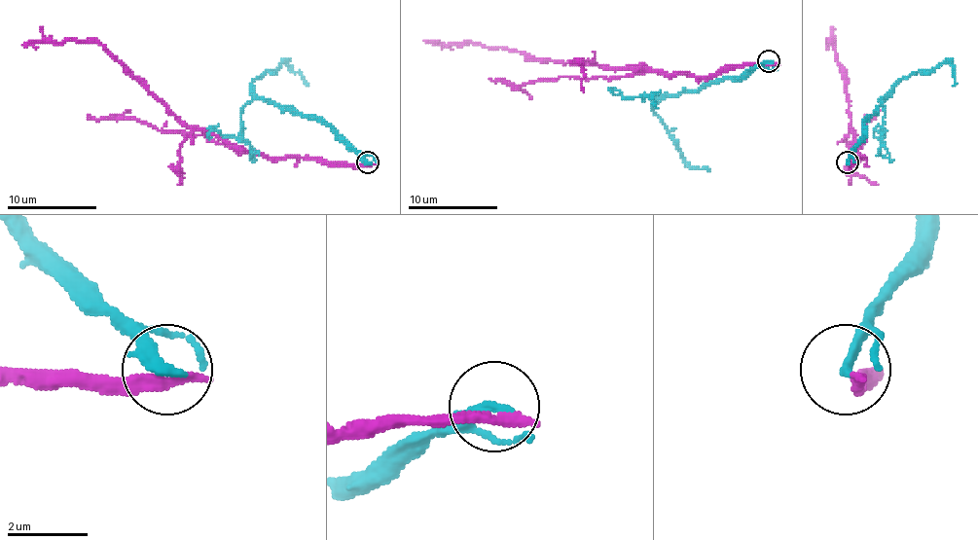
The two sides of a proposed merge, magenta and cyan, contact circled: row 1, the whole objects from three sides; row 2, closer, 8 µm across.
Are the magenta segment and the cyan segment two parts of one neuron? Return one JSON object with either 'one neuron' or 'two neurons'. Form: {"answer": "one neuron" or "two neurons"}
{"answer": "two neurons"}

